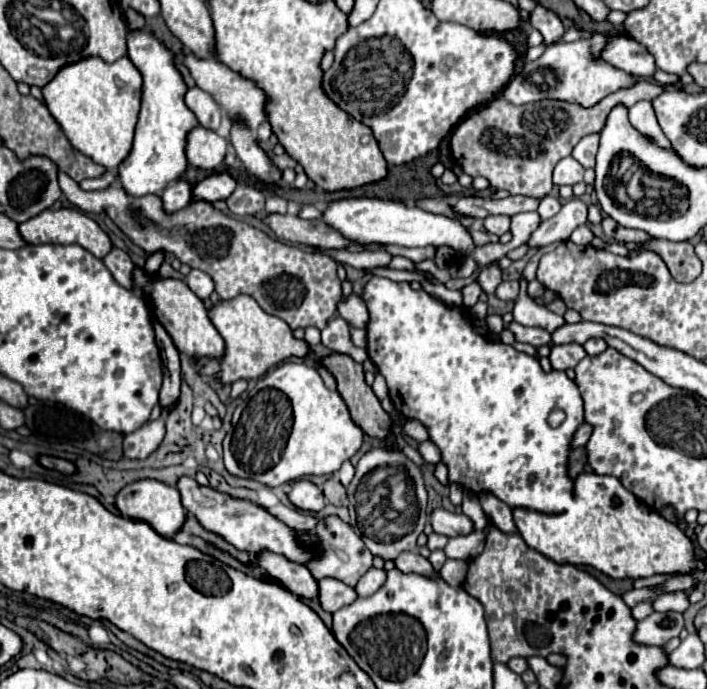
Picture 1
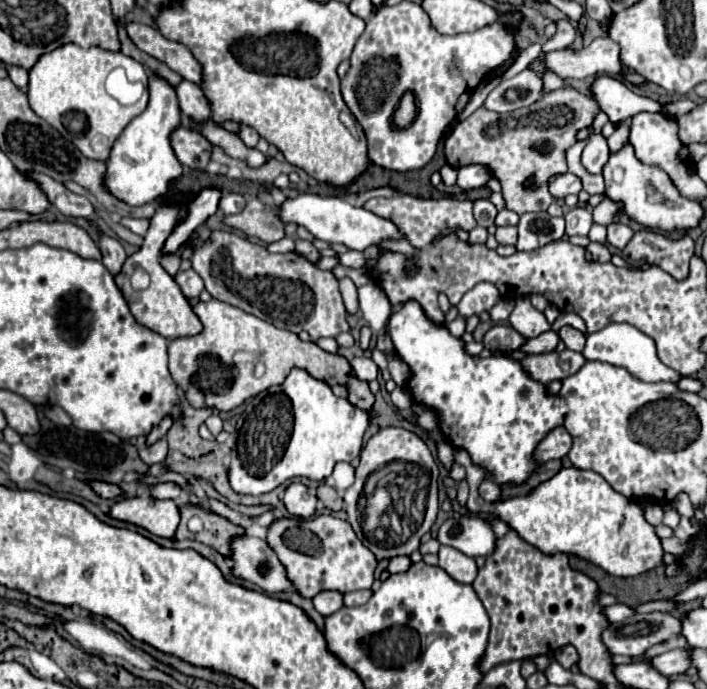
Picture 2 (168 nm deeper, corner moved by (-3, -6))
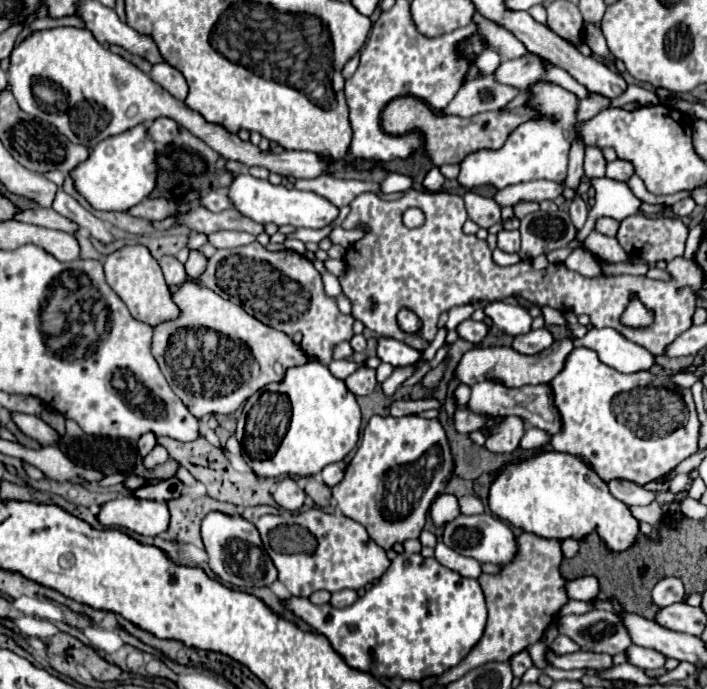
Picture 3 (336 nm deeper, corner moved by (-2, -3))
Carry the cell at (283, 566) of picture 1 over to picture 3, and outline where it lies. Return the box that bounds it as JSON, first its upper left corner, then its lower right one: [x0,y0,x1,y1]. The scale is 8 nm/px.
[200,512,278,588]

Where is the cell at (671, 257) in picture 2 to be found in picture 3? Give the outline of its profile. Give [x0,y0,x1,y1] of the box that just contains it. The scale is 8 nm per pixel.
[616,214,688,264]

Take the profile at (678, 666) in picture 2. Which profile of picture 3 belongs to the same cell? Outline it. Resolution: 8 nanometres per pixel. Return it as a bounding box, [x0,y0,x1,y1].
[626,644,666,670]

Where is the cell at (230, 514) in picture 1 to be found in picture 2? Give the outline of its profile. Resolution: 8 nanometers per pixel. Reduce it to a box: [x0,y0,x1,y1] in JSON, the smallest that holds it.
[151,483,181,499]

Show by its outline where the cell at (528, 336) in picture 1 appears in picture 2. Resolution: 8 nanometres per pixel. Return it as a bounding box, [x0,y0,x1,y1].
[483,325,525,353]

